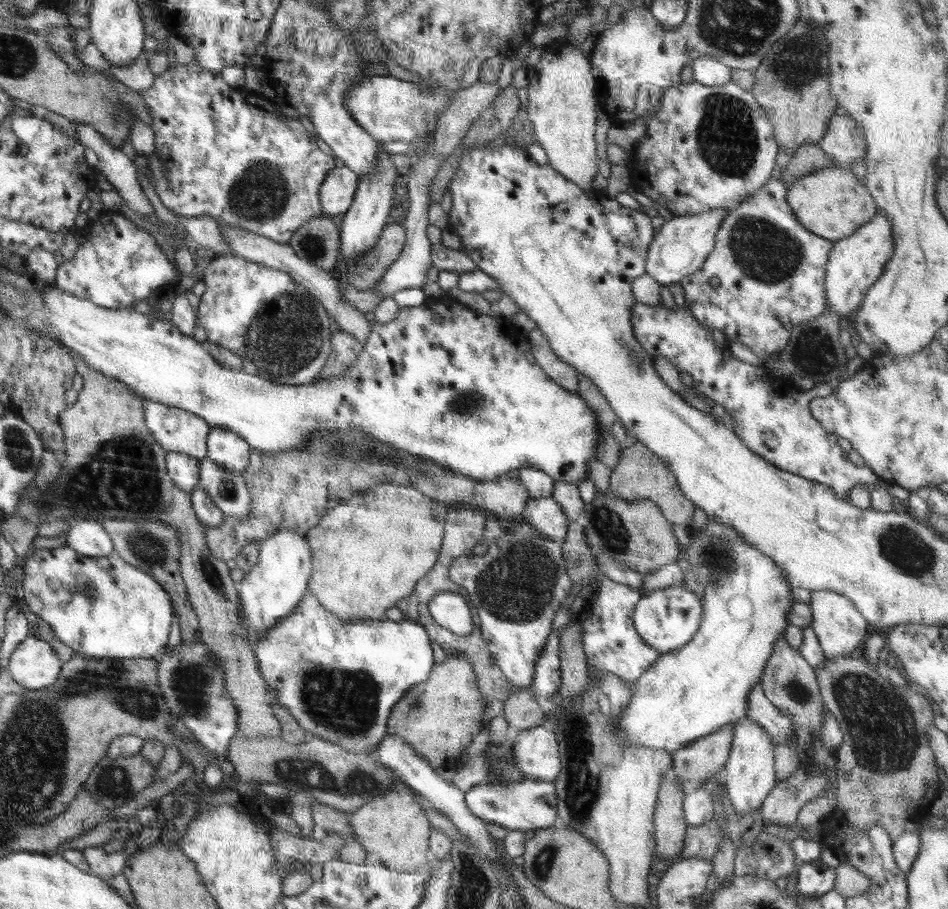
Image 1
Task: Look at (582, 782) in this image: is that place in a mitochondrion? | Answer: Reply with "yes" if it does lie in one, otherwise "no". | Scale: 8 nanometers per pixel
yes

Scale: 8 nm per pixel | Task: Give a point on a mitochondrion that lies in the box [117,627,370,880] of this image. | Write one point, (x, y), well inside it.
(194, 685)

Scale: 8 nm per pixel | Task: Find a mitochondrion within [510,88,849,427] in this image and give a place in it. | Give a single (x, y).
(726, 141)

